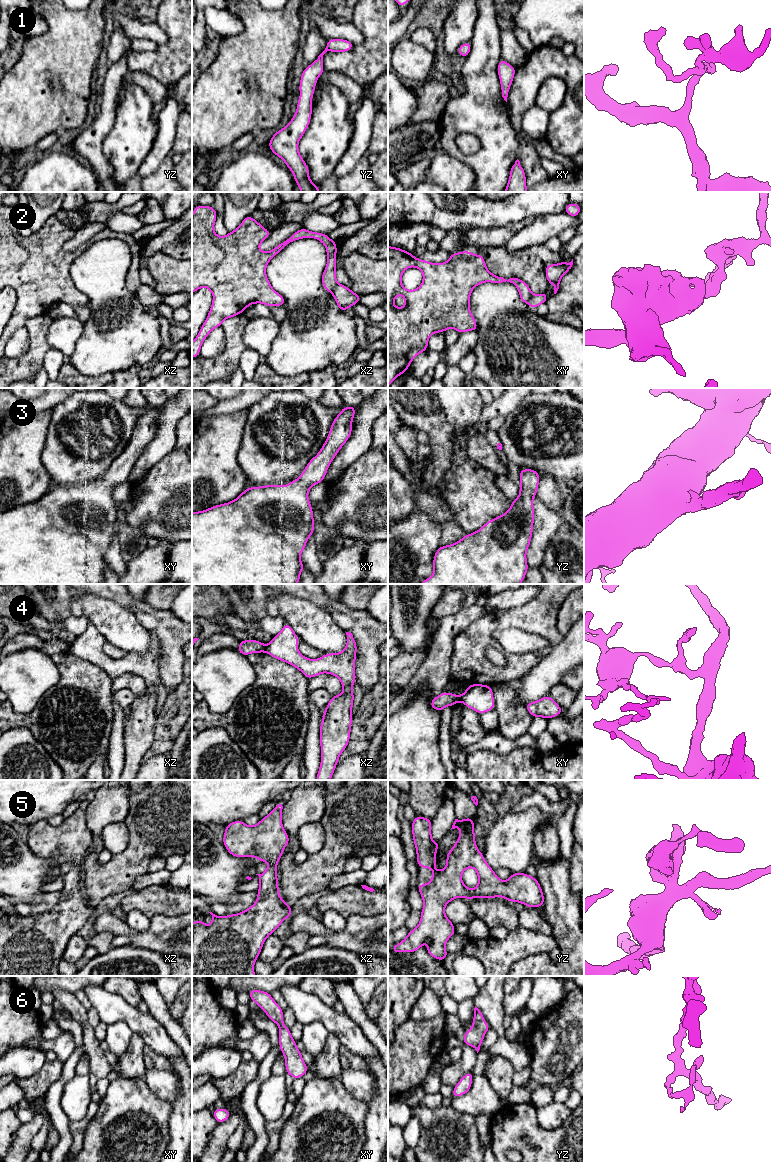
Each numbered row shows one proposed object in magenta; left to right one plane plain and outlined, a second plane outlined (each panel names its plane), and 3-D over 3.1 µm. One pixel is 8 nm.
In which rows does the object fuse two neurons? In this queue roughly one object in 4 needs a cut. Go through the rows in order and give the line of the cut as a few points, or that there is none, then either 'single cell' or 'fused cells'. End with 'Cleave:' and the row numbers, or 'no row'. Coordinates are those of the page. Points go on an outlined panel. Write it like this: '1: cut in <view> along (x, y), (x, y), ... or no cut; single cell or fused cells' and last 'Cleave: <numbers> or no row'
1: no cut; single cell
2: cut in xy along (532, 294), (527, 303); fused cells
3: no cut; single cell
4: cut in xz along (265, 646), (263, 651); fused cells
5: no cut; single cell
6: no cut; single cell
Cleave: 2, 4

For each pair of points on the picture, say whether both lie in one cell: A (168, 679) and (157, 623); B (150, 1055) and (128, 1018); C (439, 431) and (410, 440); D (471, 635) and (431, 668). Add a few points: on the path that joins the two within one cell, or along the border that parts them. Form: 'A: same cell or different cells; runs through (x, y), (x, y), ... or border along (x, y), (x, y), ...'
A: same cell; runs through (169, 665), (169, 637)
B: different cells; border along (146, 1045), (166, 1059)
C: different cells; border along (403, 424), (417, 430)
D: different cells; border along (464, 629), (454, 638), (449, 673)

